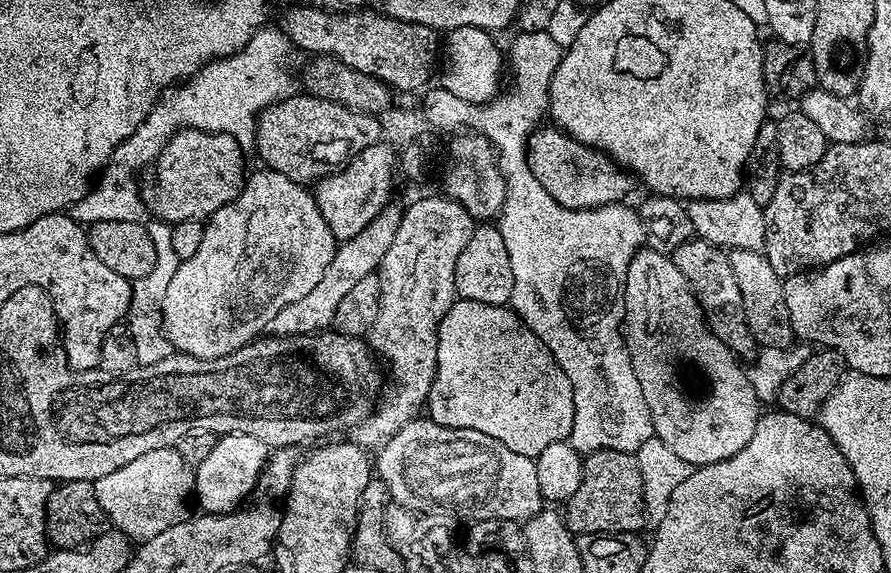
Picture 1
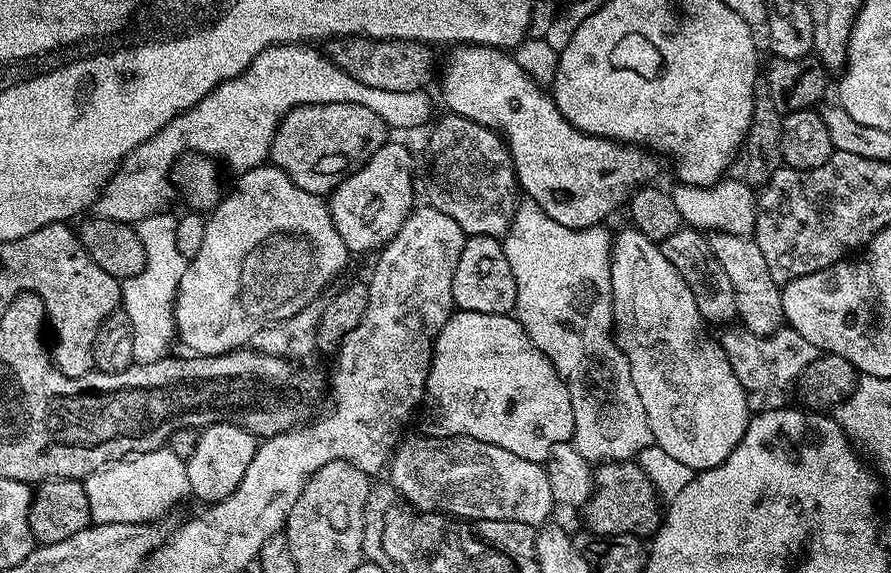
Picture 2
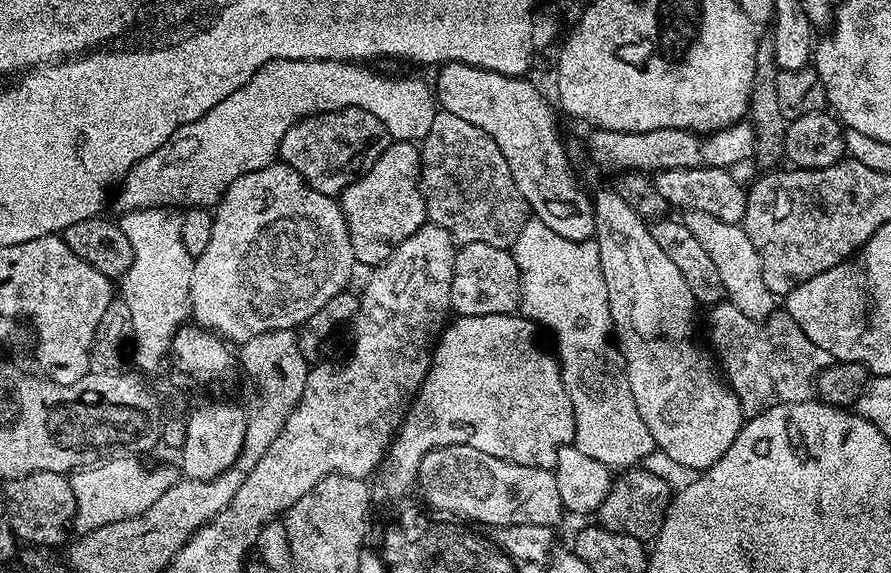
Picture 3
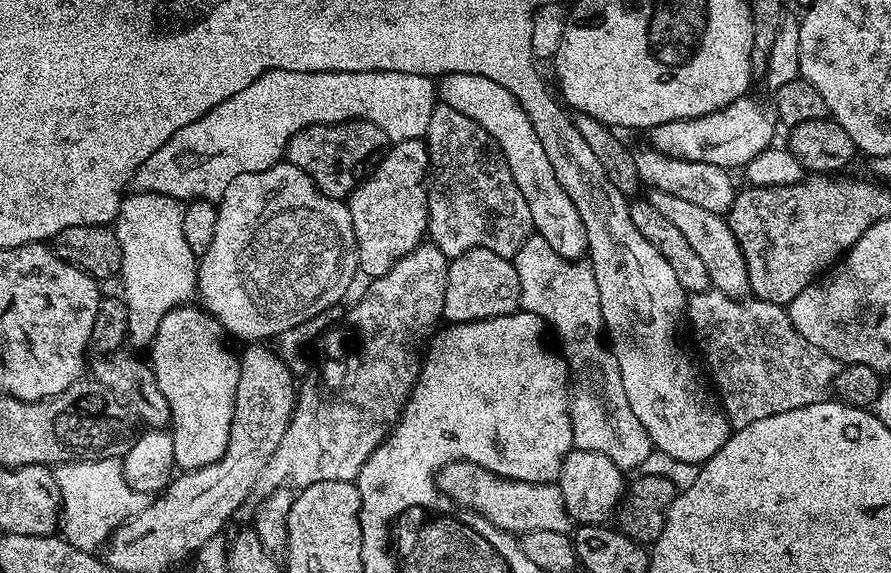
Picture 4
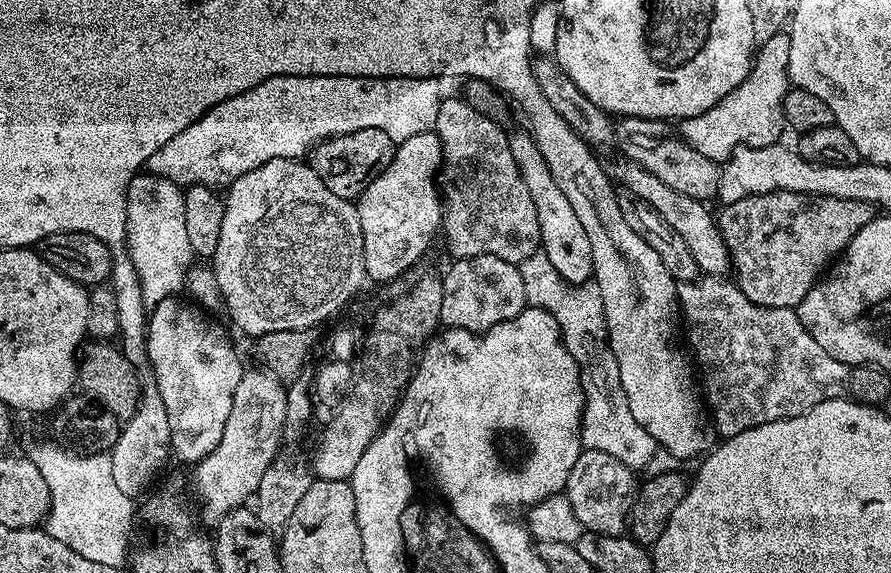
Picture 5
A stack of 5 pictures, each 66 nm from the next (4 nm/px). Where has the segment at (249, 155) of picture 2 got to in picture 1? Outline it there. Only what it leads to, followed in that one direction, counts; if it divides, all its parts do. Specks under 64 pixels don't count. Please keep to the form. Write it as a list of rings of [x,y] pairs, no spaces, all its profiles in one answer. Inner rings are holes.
[[[265,26],[259,28],[239,52],[209,60],[195,76],[148,109],[138,130],[112,151],[111,160],[104,165],[88,193],[72,204],[70,215],[85,226],[98,222],[143,221],[146,205],[142,184],[136,181],[136,175],[147,164],[148,167],[155,165],[172,133],[185,126],[200,128],[203,132],[229,132],[241,148],[251,149],[256,142],[256,120],[260,112],[293,95],[292,76],[287,68],[291,52],[294,52],[294,45],[286,33],[279,27]]]

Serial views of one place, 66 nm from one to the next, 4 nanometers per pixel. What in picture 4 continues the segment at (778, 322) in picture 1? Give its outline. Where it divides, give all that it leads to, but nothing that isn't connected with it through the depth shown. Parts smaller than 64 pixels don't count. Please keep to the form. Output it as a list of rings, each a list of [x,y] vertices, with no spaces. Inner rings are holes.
[[[655,190],[649,191],[646,199],[654,206],[654,210],[658,210],[658,214],[662,214],[662,218],[669,220],[686,237],[686,242],[690,242],[698,258],[702,258],[702,262],[705,263],[715,291],[737,298],[749,295],[746,258],[742,254],[738,238],[734,238],[734,230],[730,230],[727,219],[721,213],[705,210],[703,206],[694,202],[685,202],[675,194],[664,194]]]

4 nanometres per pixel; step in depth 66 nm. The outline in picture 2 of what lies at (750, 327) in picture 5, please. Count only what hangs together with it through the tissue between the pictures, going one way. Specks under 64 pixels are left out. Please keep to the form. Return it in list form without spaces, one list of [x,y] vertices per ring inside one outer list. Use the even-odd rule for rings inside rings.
[[[732,326],[725,336],[719,337],[726,358],[730,358],[730,366],[734,374],[738,374],[738,382],[742,382],[742,390],[746,390],[746,402],[753,413],[766,410],[778,410],[789,403],[788,395],[793,395],[796,379],[814,362],[818,350],[798,330],[787,326],[779,328],[769,336],[759,336],[743,326]]]

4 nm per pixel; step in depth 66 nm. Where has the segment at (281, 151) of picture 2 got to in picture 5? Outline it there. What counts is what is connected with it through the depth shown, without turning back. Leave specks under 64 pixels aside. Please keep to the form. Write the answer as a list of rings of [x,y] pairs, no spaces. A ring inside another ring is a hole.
[[[370,127],[352,131],[350,135],[332,136],[317,144],[310,153],[310,163],[334,194],[343,200],[355,201],[365,192],[370,182],[393,161],[396,145],[384,130]]]

